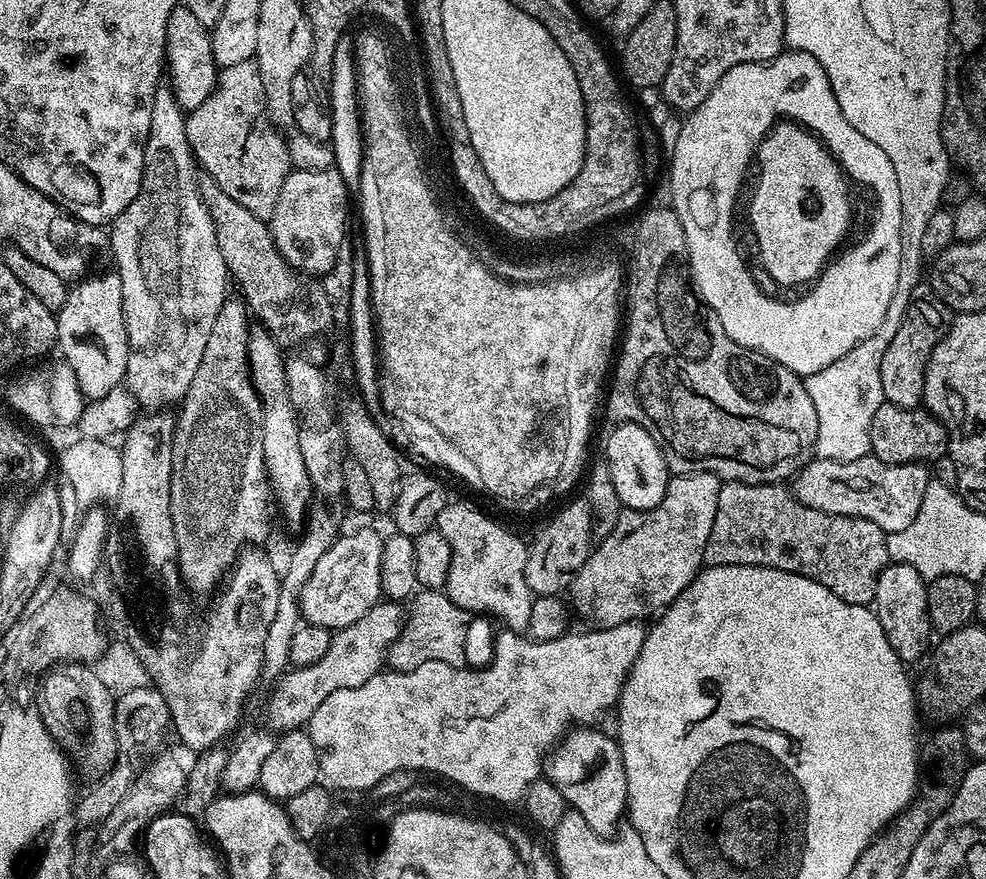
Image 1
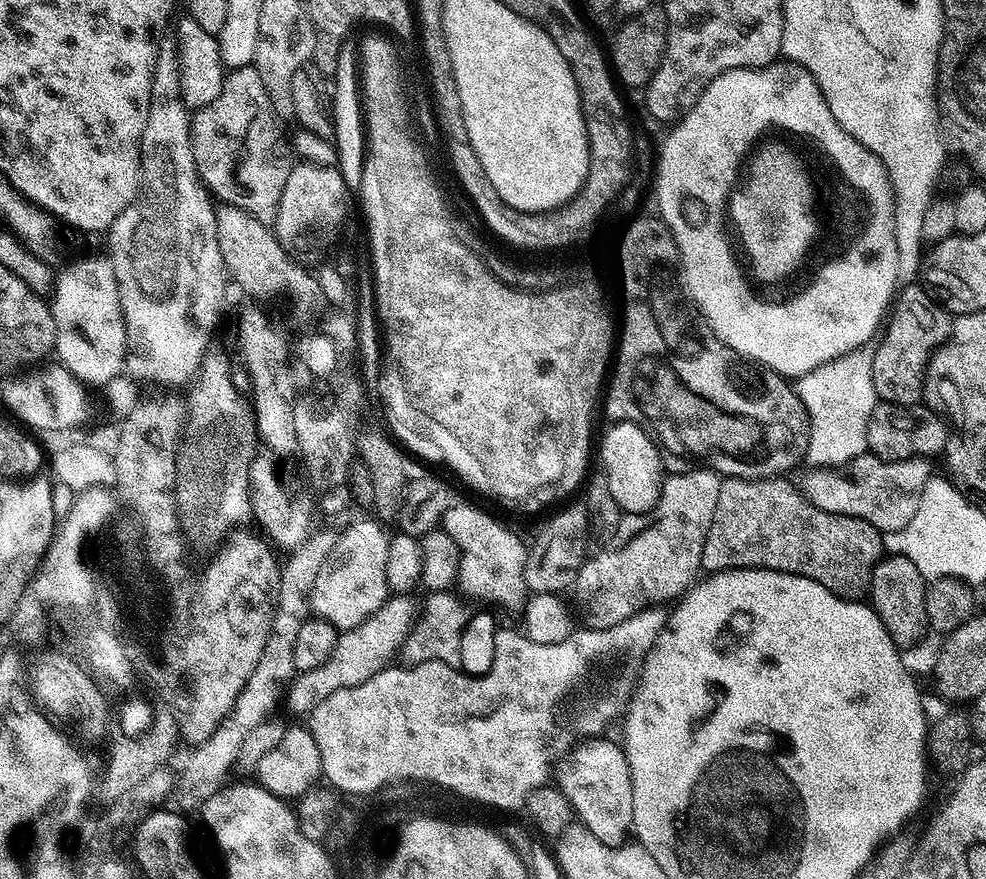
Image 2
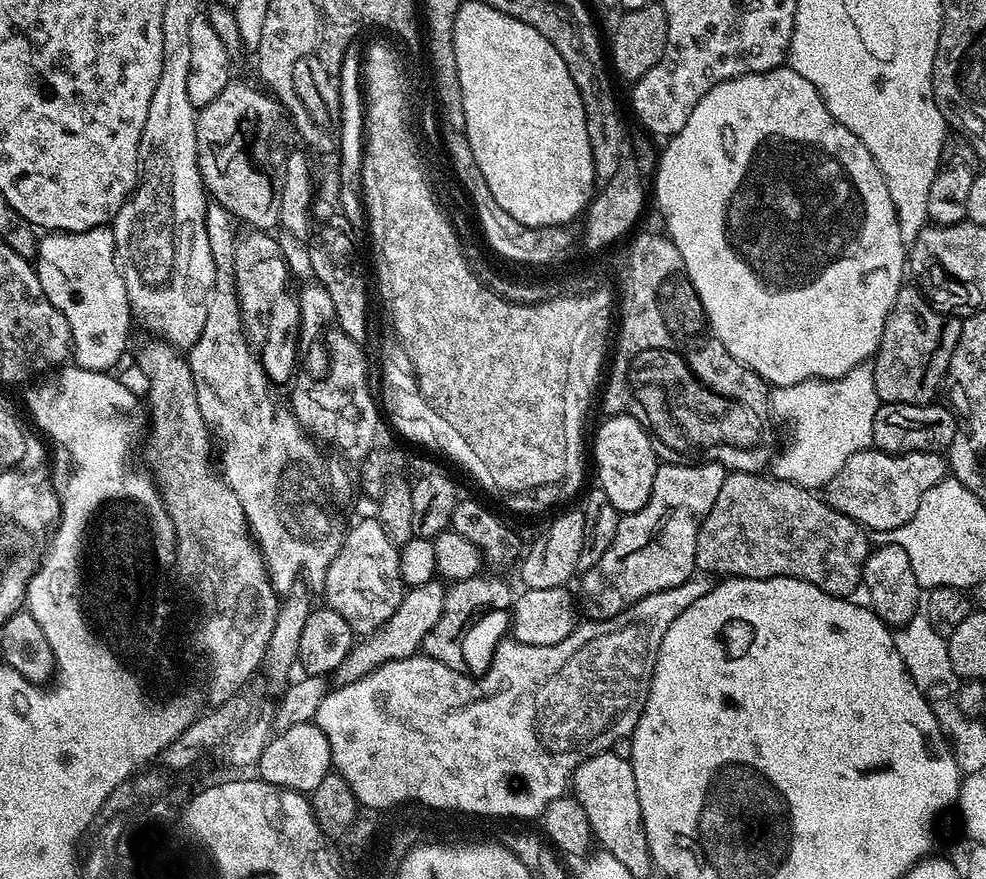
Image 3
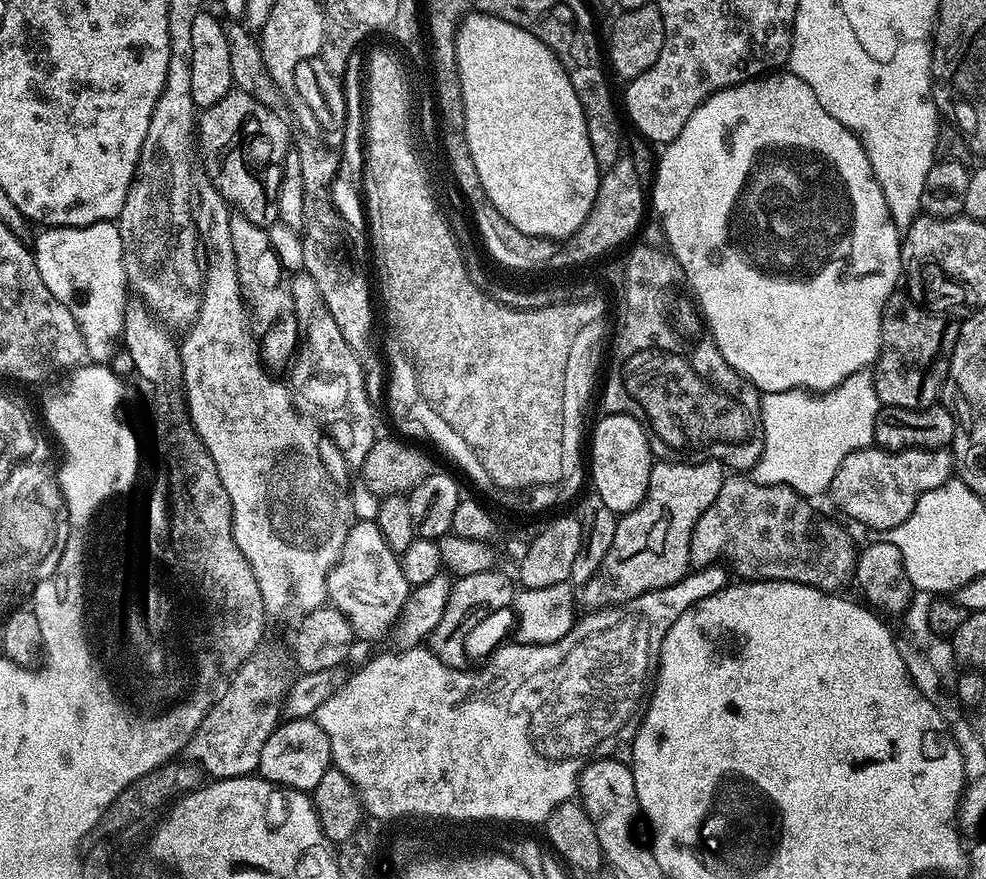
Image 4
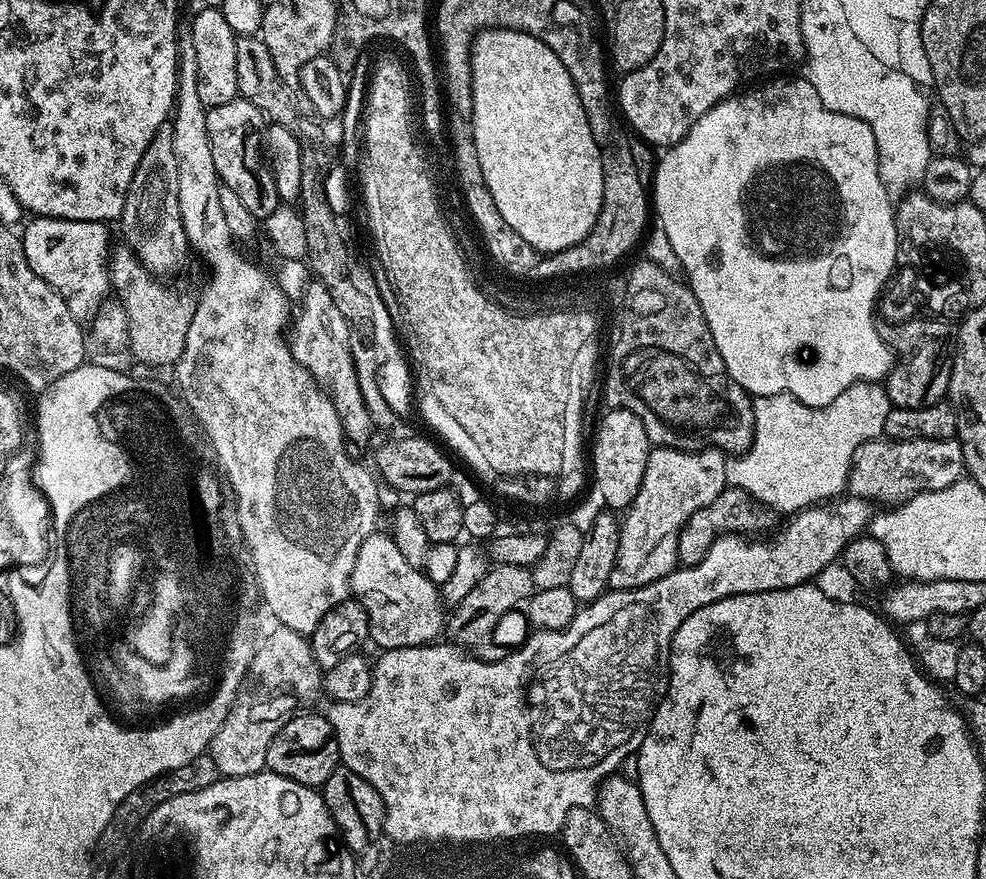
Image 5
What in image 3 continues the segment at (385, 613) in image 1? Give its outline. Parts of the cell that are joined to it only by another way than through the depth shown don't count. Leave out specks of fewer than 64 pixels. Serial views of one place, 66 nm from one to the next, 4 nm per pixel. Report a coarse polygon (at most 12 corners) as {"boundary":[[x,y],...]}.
{"boundary":[[445,585],[409,587],[393,616],[353,643],[335,683],[417,655],[438,622]]}

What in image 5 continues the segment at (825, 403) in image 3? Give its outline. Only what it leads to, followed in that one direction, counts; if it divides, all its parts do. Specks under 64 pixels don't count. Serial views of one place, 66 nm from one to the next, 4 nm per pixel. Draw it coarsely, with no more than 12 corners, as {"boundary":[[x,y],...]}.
{"boundary":[[883,383],[821,408],[752,400],[752,444],[727,487],[795,514],[839,497],[884,436]]}

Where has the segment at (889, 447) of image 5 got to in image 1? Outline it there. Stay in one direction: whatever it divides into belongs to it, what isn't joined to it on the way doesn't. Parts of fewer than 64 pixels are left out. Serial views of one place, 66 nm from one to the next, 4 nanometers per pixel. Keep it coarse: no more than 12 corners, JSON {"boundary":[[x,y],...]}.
{"boundary":[[813,458],[794,495],[884,533],[918,518],[924,464]]}

